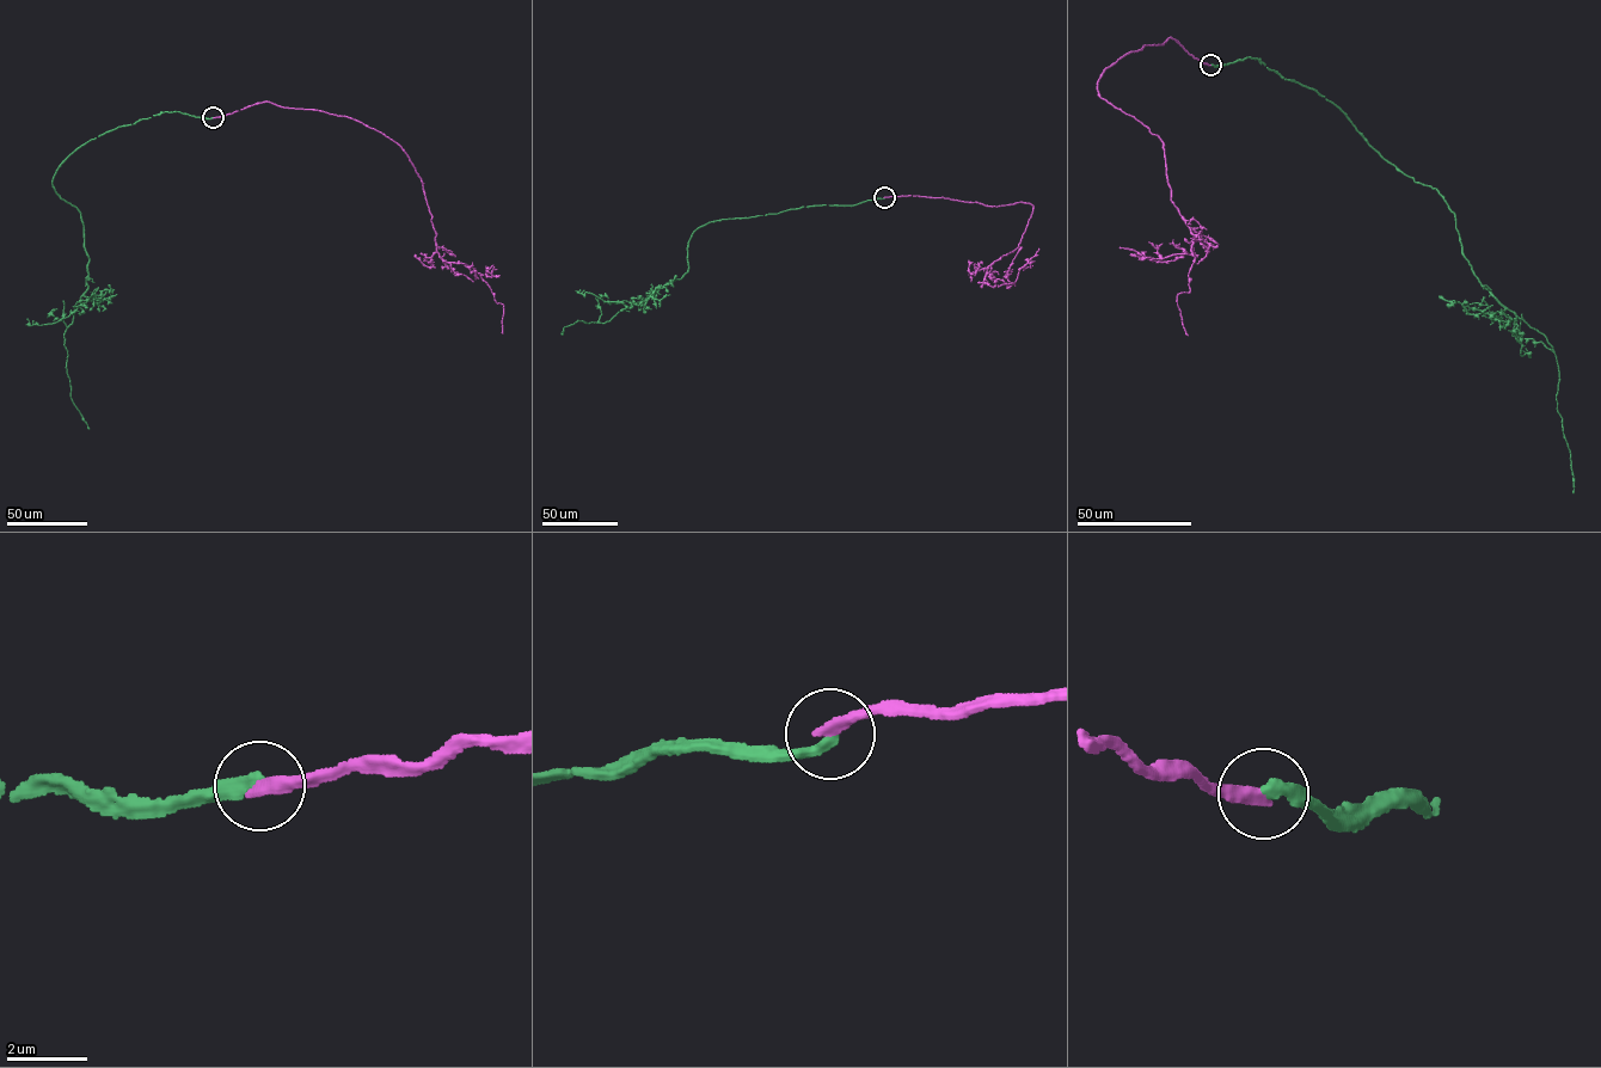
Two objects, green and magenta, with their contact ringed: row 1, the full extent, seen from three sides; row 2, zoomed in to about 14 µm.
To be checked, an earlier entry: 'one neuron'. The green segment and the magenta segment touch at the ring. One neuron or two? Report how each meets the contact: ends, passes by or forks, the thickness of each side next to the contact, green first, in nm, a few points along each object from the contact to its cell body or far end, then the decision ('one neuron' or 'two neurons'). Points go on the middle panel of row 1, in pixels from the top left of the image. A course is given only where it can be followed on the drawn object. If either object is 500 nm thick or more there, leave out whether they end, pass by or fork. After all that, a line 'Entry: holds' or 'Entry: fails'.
green ends; magenta ends; calibres 280 and 320 nm; course green (884, 197), (711, 221), (692, 234), (688, 268), (680, 278), (608, 321), (577, 320), (562, 333); course magenta (884, 197), (1031, 203), (1018, 246), (988, 266), (987, 272), (1007, 288), (1013, 283), (998, 287); two neurons
Entry: fails

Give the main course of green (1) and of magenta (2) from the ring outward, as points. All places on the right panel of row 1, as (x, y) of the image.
1: (1210, 65), (1261, 60), (1338, 106), (1379, 154), (1436, 189), (1480, 284), (1551, 345), (1572, 492)
2: (1210, 65), (1169, 37), (1097, 83), (1163, 143), (1171, 201), (1196, 237), (1190, 292), (1177, 295), (1188, 336)

